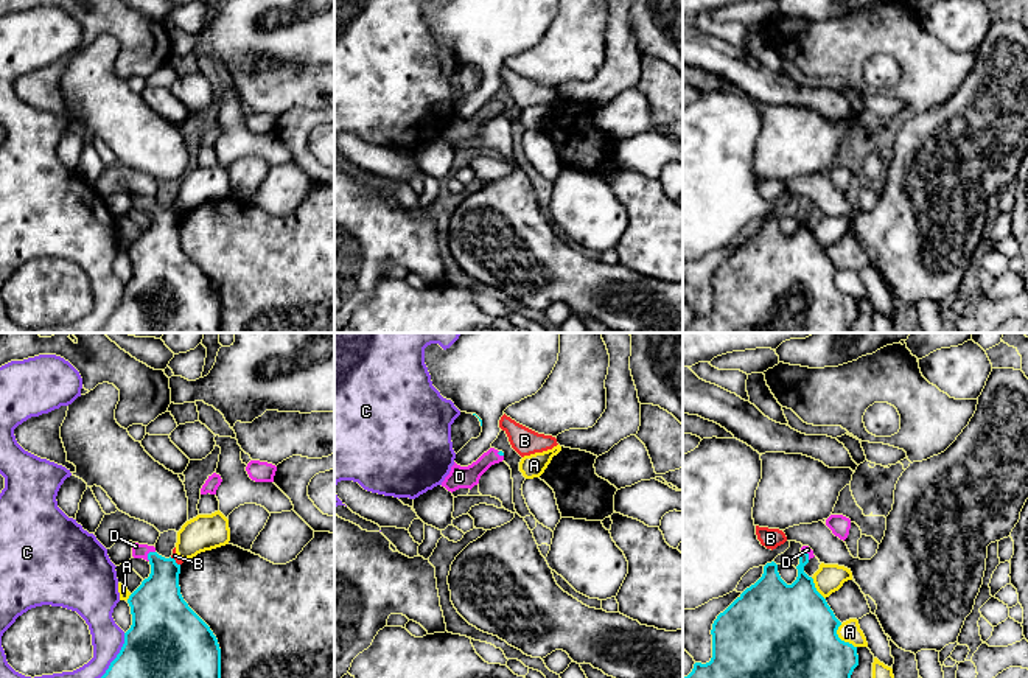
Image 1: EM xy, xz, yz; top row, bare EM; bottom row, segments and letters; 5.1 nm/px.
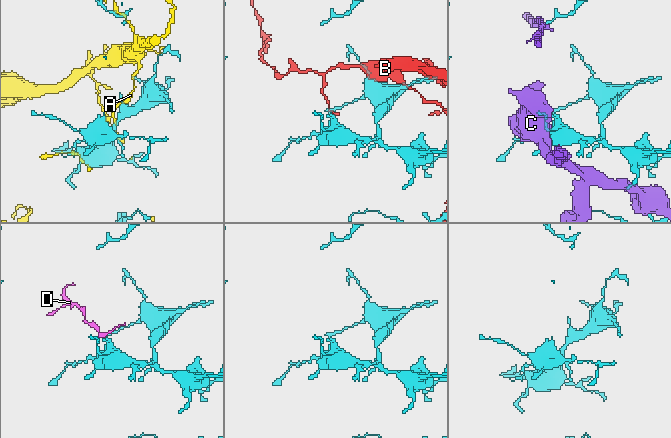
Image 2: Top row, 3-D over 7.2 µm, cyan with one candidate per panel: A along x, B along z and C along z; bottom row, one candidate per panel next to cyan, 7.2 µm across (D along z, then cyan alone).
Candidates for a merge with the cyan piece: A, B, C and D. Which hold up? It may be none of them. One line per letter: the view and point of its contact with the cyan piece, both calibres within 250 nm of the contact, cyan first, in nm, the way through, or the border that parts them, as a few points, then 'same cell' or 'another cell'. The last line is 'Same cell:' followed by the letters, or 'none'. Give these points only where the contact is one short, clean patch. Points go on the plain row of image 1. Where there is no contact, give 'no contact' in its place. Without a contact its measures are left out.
A: meets cyan in yz at (840, 291); 500 nm thick on the cyan side, 110 nm on the other; another cell
B: meets cyan in xy at (174, 212); 280 nm thick on the cyan side, 30 nm on the other; another cell
C: meets cyan in xy at (115, 310); 500 nm thick on the cyan side, 170 nm on the other; another cell
D: meets cyan in xy at (148, 206); 240 nm thick on the cyan side, 80 nm on the other; runs through xy (157, 252), (157, 215), (148, 206), (139, 202); same cell
Same cell: D

